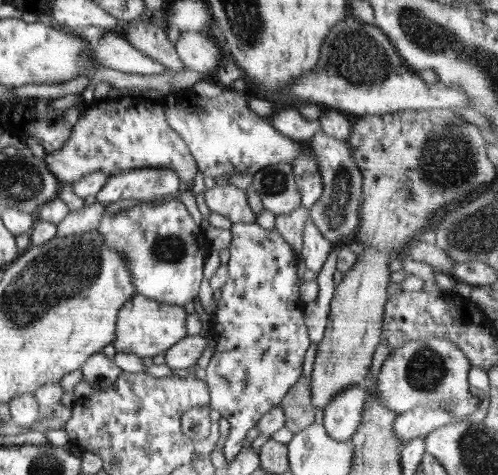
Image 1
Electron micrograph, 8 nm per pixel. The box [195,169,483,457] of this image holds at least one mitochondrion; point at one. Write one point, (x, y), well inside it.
(426, 370)

